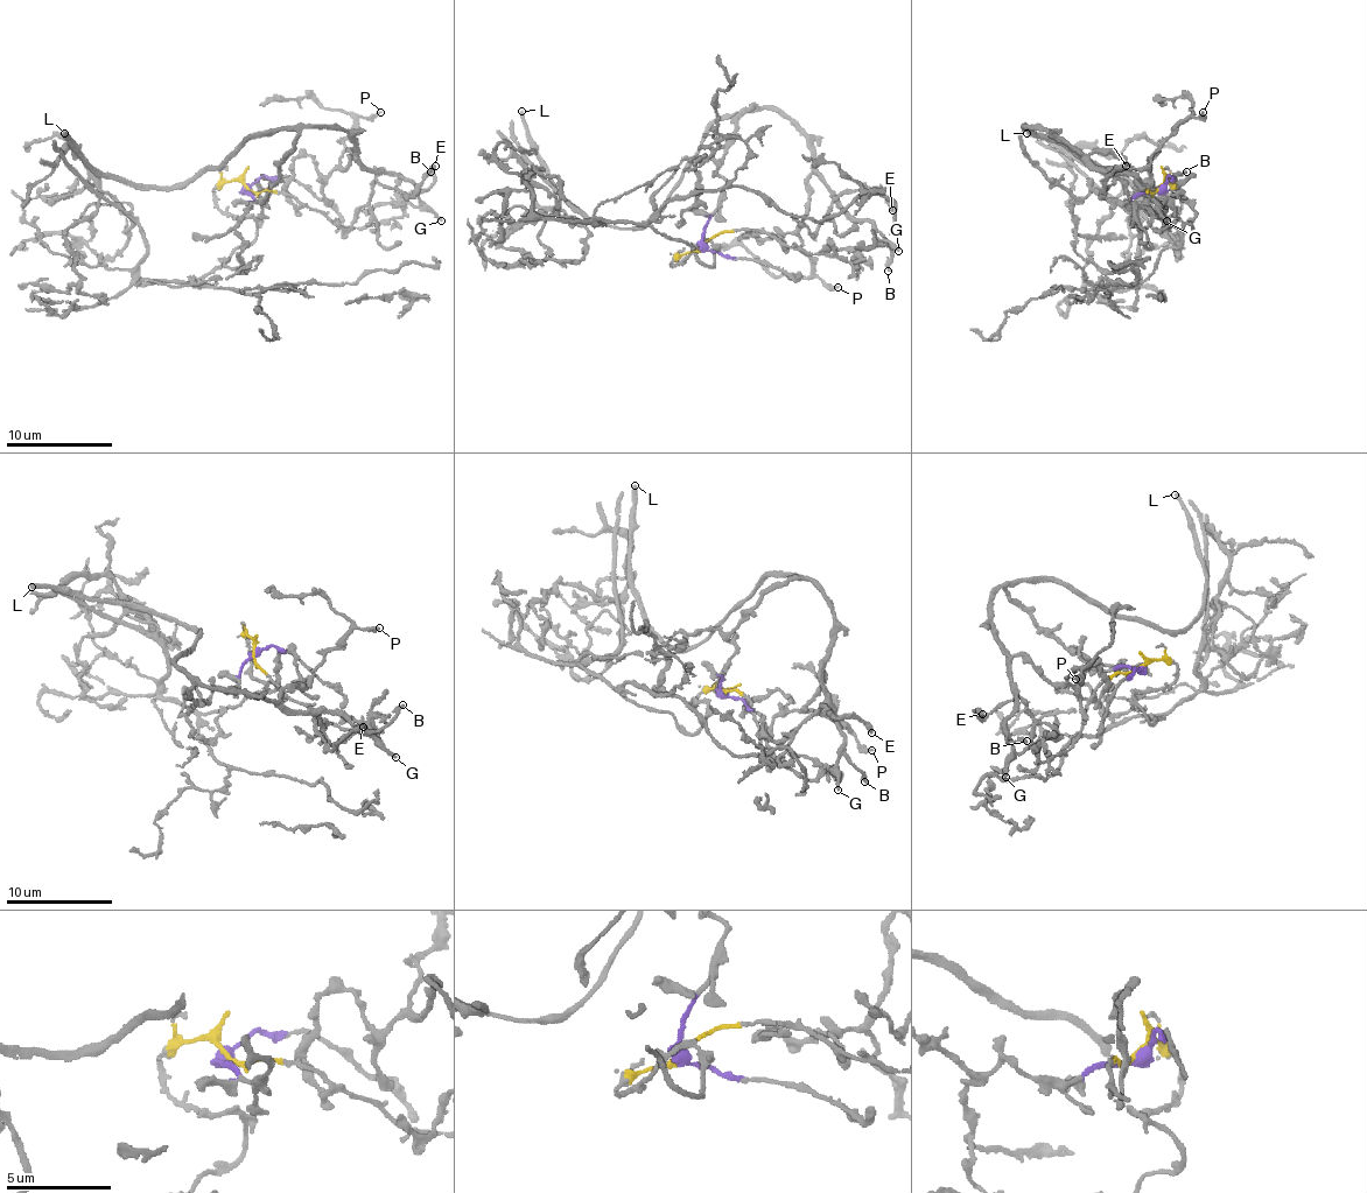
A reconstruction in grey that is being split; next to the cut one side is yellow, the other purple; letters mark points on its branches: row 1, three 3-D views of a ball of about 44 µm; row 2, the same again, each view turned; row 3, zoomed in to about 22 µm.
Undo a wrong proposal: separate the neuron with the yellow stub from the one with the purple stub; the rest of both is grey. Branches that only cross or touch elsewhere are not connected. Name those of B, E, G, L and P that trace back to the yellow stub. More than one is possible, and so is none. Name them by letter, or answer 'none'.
none

